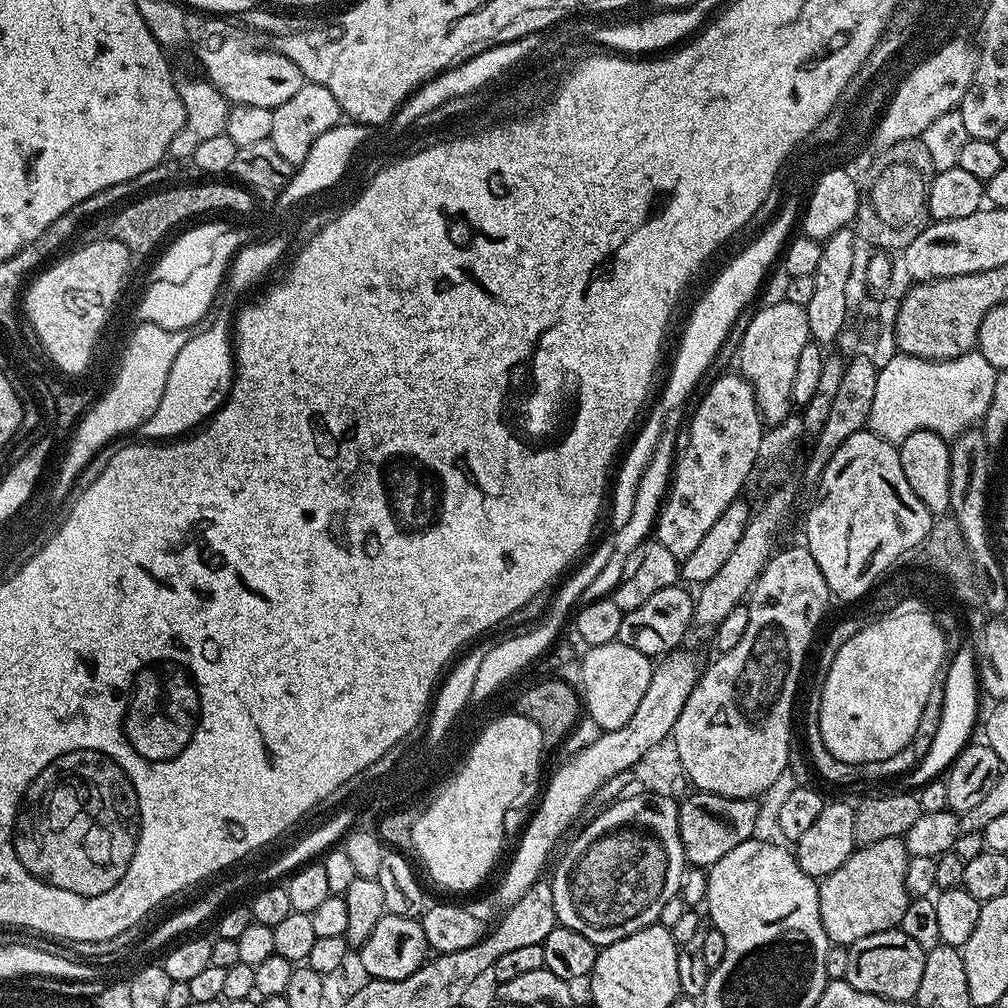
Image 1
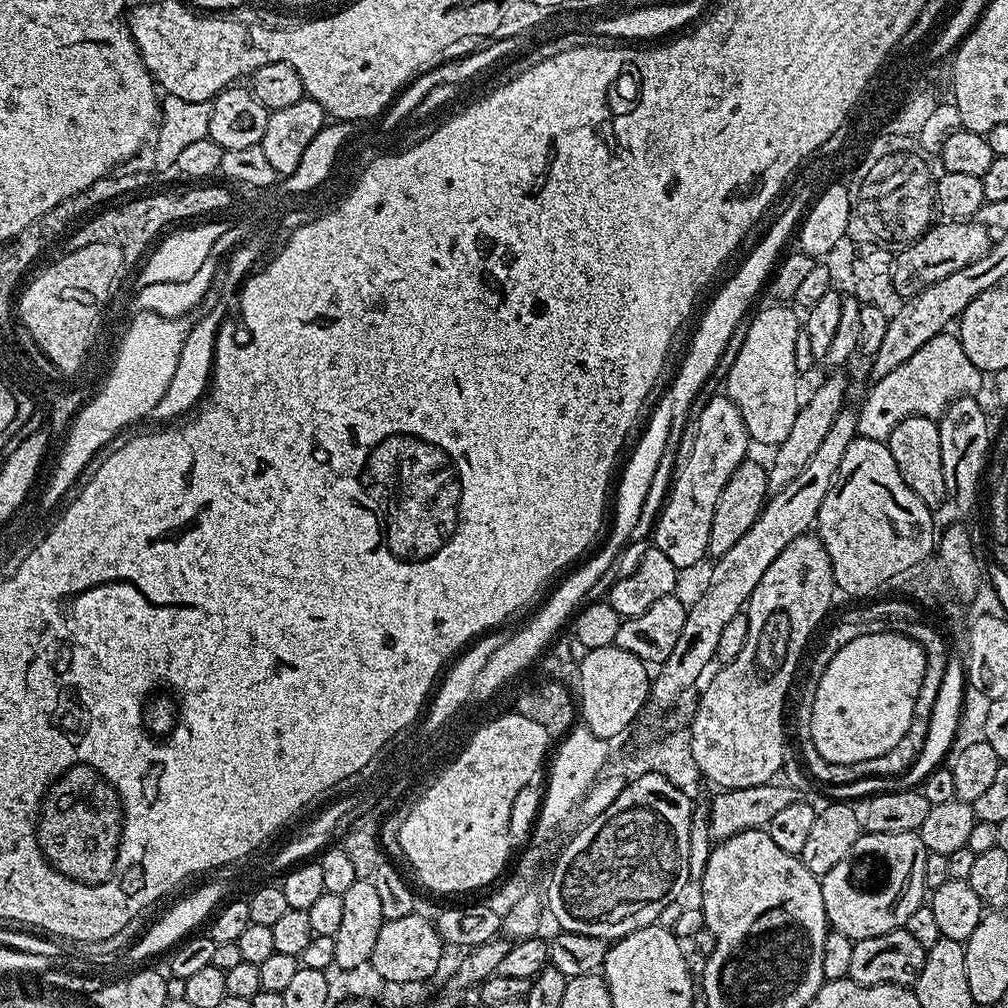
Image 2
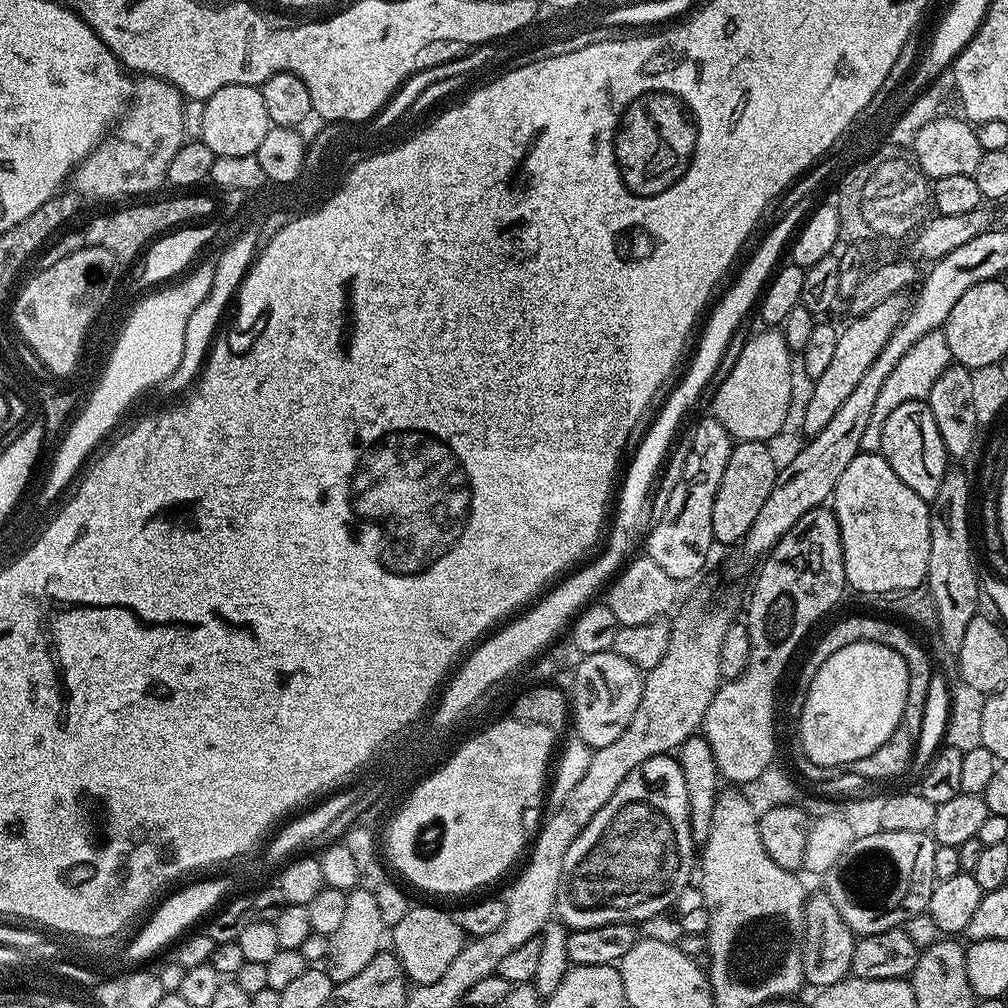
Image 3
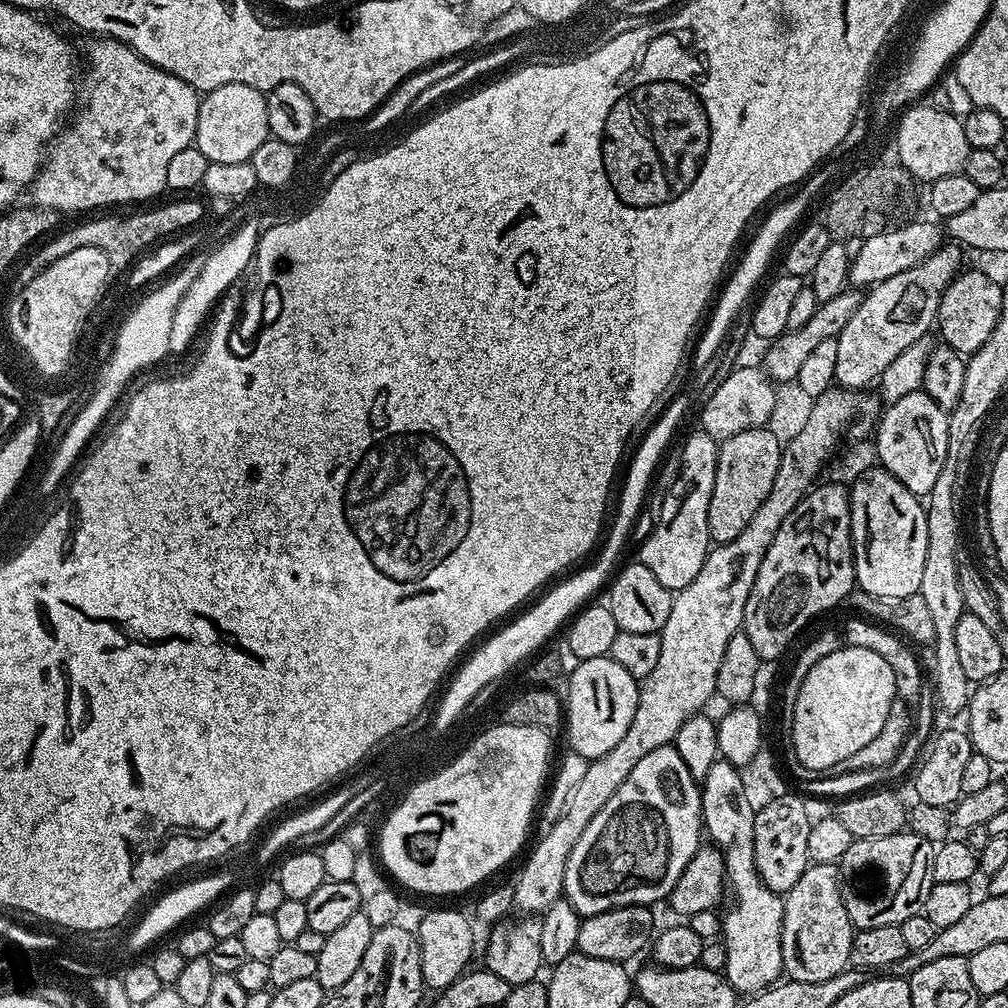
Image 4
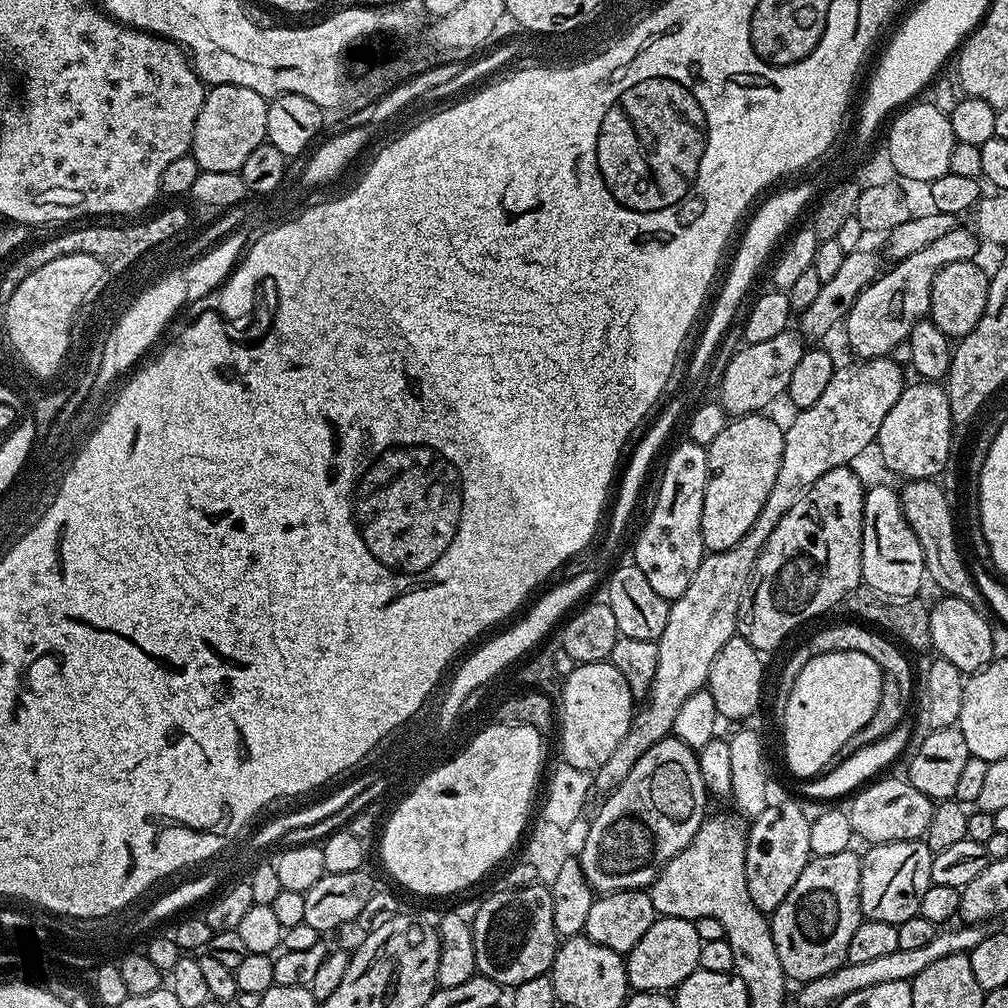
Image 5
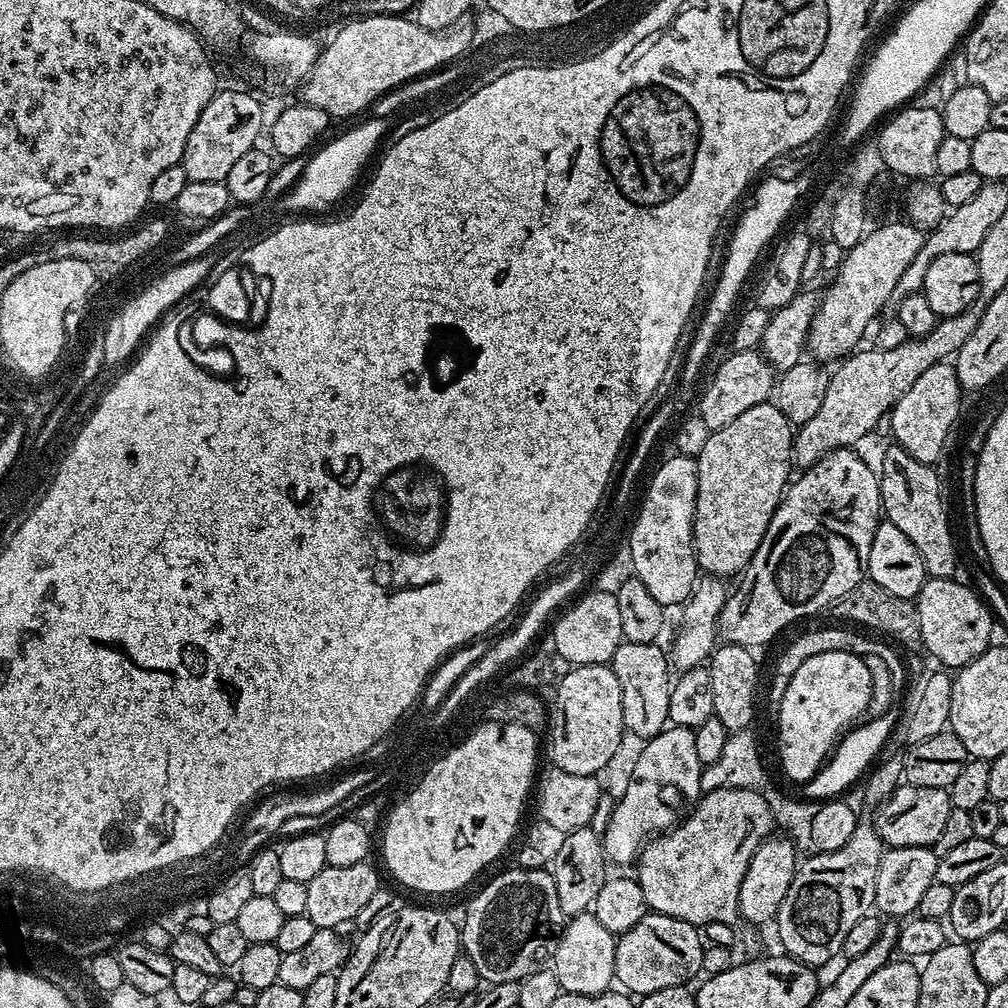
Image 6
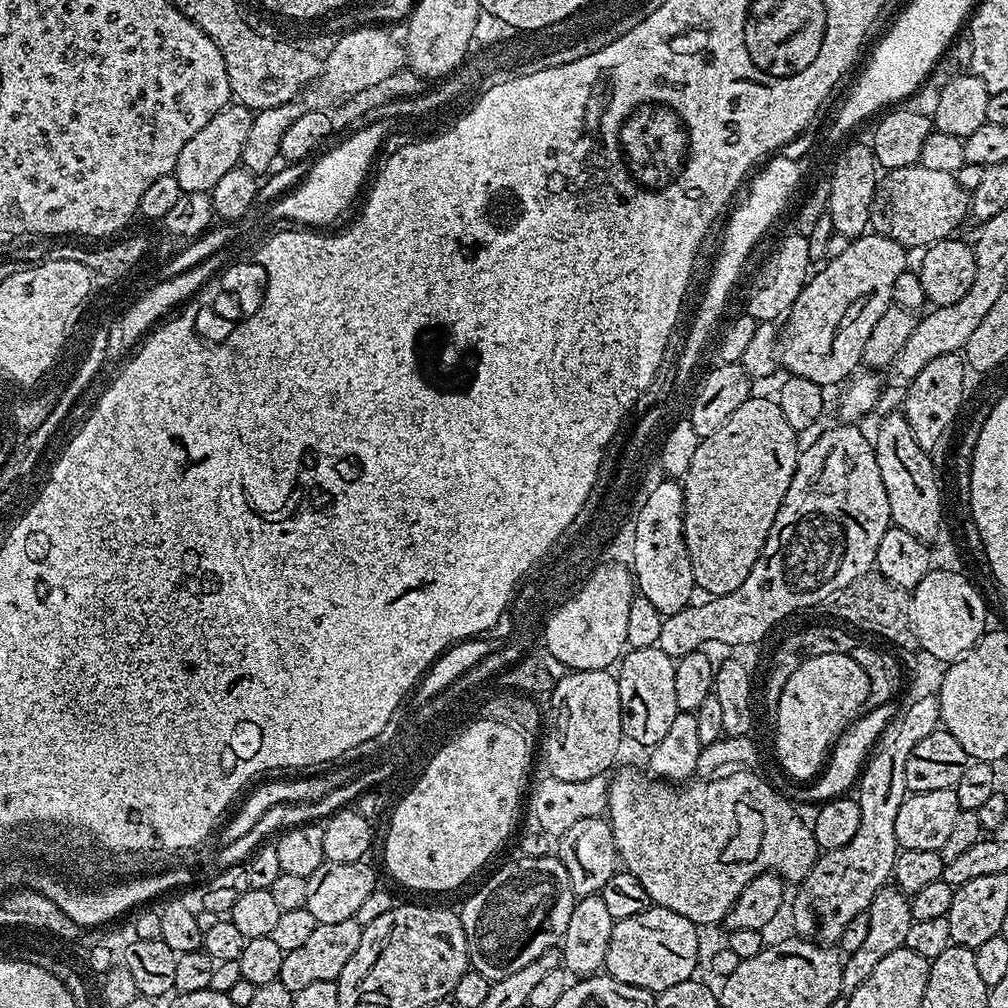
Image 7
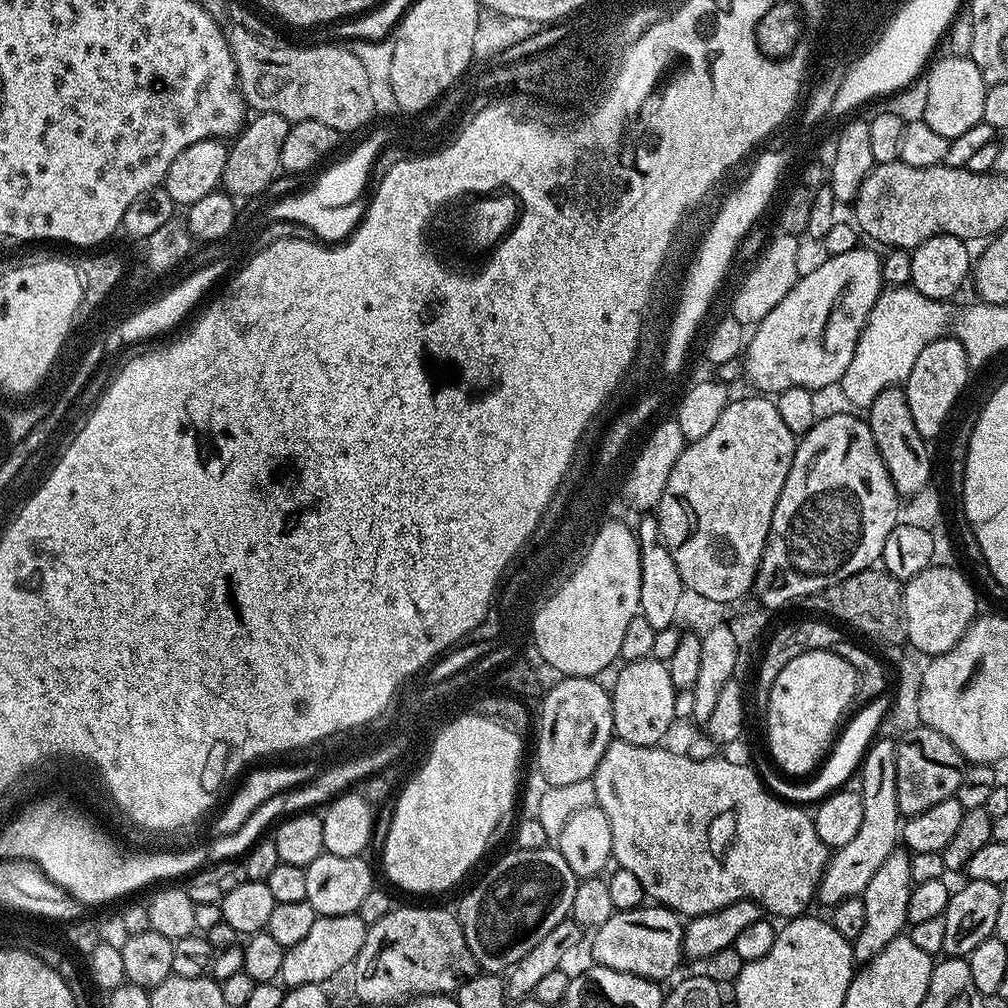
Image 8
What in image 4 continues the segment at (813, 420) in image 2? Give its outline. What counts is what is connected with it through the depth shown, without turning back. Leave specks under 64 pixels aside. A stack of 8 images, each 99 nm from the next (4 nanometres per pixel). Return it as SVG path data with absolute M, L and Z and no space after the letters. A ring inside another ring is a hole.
M945 243L934 254L930 254L922 262L918 262L918 266L910 266L910 270L902 270L902 274L894 274L894 278L886 278L886 282L881 284L871 285L867 289L867 292L863 295L858 310L854 310L854 318L850 318L850 322L846 322L846 326L840 332L840 335L836 337L838 342L838 366L836 367L835 383L841 388L849 390L864 390L869 386L875 385L879 381L880 376L886 370L886 366L890 366L890 362L894 362L894 358L898 358L898 354L902 354L902 350L908 349L909 346L914 346L914 342L925 339L929 334L928 331L933 331L936 324L936 315L940 309L940 303L942 302L942 294L948 288L948 283L955 278L955 276L961 271L962 265L960 265L960 252L961 249L957 247L955 243Z

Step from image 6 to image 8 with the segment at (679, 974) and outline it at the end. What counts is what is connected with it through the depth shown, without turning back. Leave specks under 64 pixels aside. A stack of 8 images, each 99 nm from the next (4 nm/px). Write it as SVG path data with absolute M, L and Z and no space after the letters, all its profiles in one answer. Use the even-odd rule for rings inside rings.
M641 906L625 912L617 910L591 936L591 959L595 963L647 980L664 982L684 956L684 924L677 913L663 906Z

